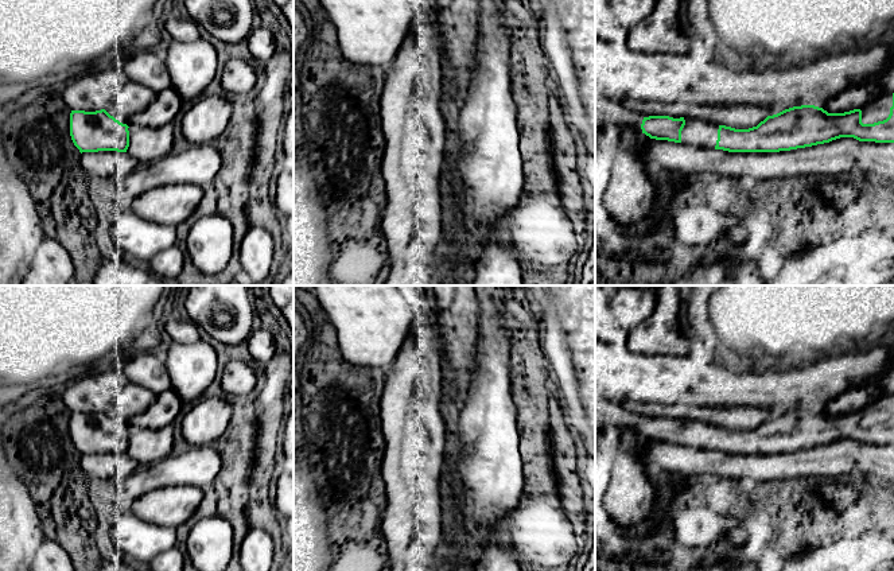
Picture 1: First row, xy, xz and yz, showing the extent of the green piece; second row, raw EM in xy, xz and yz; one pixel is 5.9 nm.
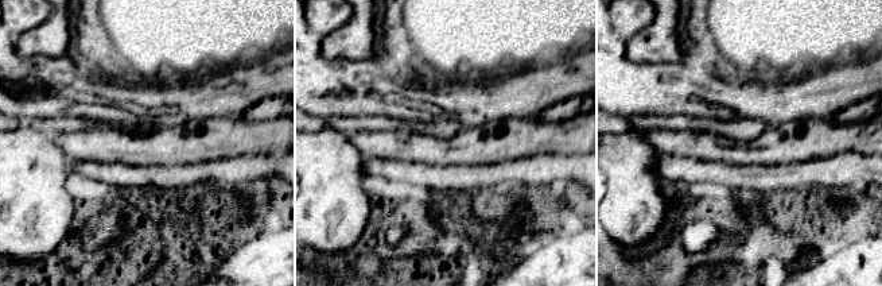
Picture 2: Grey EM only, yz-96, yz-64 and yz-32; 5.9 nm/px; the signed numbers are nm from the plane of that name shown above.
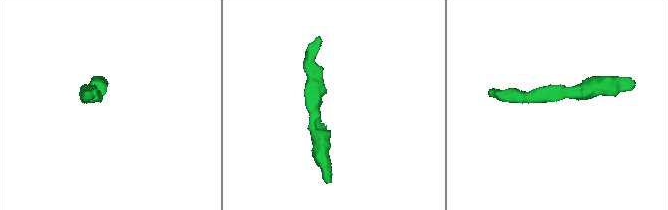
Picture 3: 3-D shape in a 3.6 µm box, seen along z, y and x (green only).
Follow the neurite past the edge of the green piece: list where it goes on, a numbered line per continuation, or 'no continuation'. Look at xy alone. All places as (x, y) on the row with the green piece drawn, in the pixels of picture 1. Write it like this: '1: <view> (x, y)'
no continuation

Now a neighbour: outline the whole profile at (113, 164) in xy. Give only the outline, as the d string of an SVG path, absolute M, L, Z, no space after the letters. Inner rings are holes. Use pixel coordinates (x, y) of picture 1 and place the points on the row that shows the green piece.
M98 151L82 152L81 166L88 178L101 176L110 179L123 179L136 167L139 167L140 162L128 152Z

